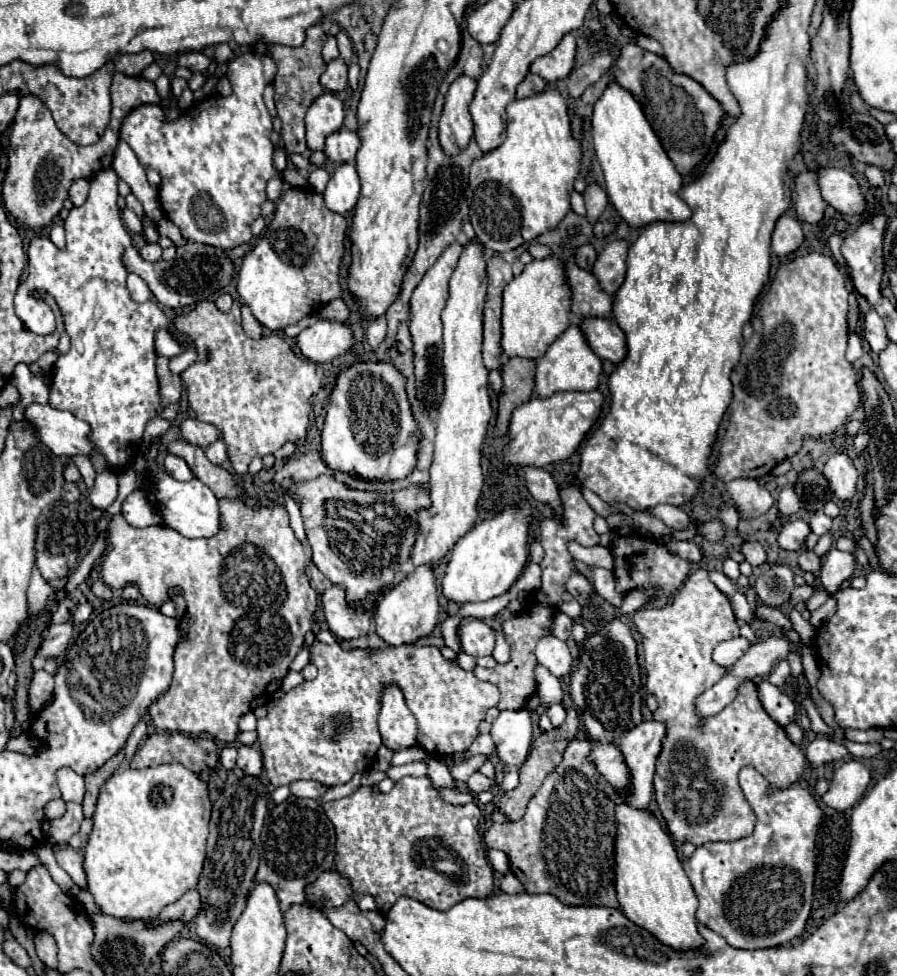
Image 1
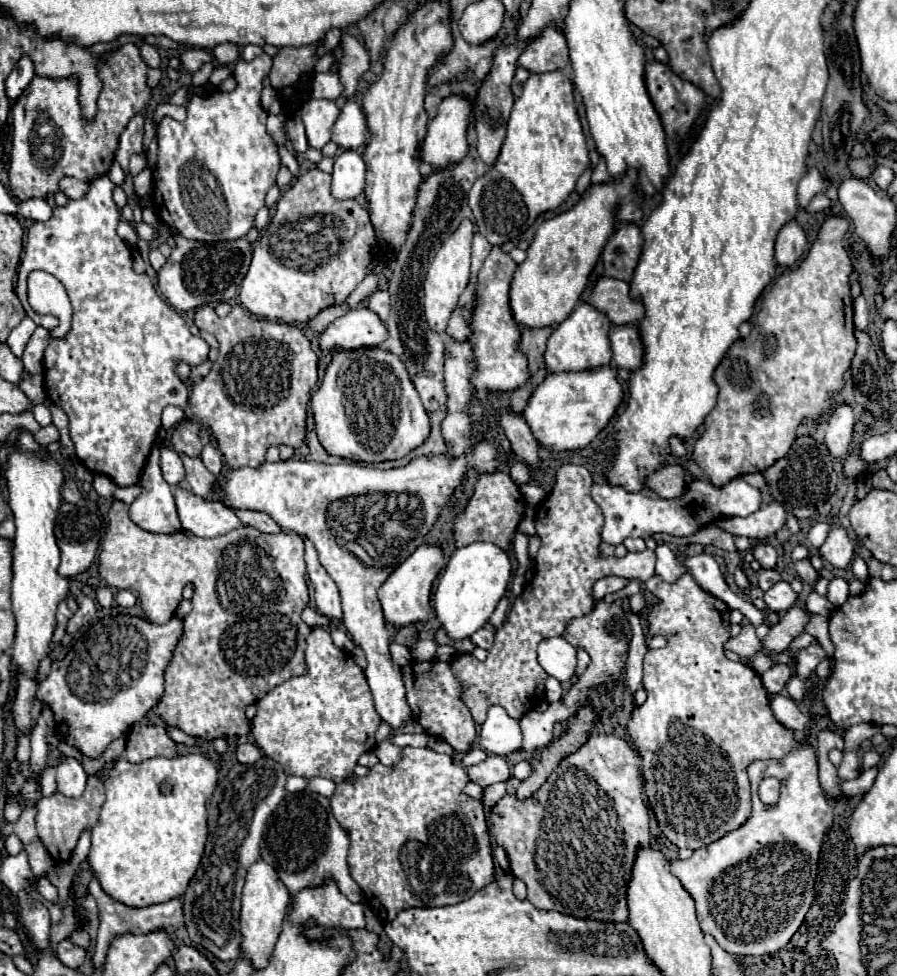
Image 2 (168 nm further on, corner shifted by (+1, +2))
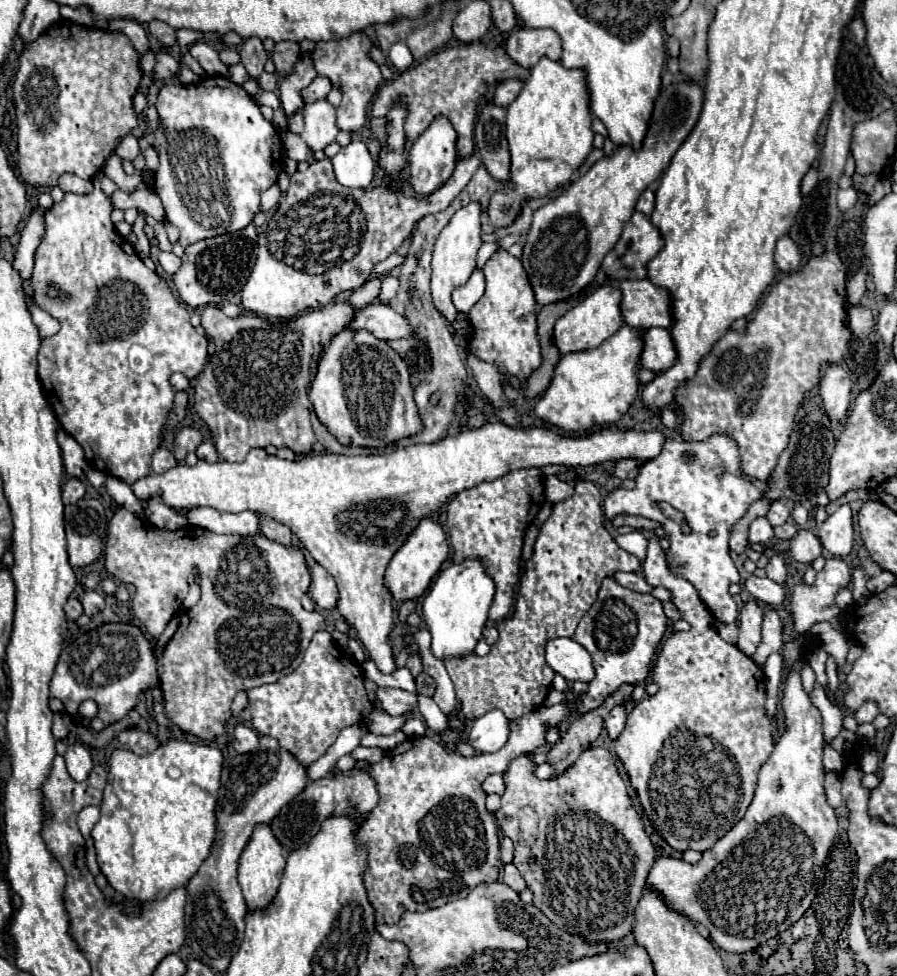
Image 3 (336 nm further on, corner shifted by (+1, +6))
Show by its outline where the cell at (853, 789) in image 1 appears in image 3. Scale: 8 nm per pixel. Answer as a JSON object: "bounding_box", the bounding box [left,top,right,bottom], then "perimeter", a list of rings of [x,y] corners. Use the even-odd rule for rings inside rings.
{"bounding_box":[854,701,878,723],"perimeter":[[[864,701],[862,707],[854,713],[858,723],[872,723],[876,715],[878,715],[878,703],[876,701]]]}

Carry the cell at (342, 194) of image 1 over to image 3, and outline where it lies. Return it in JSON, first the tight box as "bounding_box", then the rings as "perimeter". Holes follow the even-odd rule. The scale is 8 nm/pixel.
{"bounding_box":[332,141,374,187],"perimeter":[[[350,141],[332,159],[336,179],[344,187],[368,187],[374,177],[374,159],[362,141]]]}

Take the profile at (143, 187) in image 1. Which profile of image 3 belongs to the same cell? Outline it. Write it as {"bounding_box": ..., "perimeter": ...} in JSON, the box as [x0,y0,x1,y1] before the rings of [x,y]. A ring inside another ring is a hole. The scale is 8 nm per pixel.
{"bounding_box":[116,135,140,161],"perimeter":[[[126,135],[120,139],[118,147],[116,147],[116,155],[120,159],[128,159],[128,161],[134,161],[138,155],[140,155],[140,149],[138,149],[138,139],[134,135]]]}

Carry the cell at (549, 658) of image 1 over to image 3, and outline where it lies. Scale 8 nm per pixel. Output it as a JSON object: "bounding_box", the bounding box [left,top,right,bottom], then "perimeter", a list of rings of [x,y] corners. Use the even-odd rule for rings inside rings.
{"bounding_box":[546,639,594,683],"perimeter":[[[550,639],[546,645],[546,661],[566,681],[590,683],[594,679],[590,653],[574,639]]]}

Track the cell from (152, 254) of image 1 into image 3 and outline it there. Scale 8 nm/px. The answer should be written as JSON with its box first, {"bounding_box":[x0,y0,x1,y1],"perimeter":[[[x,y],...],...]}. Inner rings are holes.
{"bounding_box":[158,253,182,275],"perimeter":[[[160,253],[158,261],[160,261],[160,265],[164,267],[164,271],[166,271],[168,275],[174,275],[174,273],[180,269],[180,265],[182,265],[182,259],[176,257],[174,253]]]}

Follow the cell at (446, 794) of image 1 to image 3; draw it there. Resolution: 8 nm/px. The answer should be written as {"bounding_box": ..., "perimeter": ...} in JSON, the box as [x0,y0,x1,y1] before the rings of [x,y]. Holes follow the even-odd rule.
{"bounding_box":[484,775,506,795],"perimeter":[[[490,775],[486,781],[484,781],[484,791],[490,795],[490,793],[496,793],[496,795],[502,795],[504,789],[506,789],[506,783],[504,783],[504,775]]]}

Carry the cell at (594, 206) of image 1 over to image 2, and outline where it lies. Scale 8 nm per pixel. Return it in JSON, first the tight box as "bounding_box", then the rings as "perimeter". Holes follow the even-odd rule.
{"bounding_box":[592,159,612,185],"perimeter":[[[600,159],[598,165],[596,165],[596,169],[594,169],[594,173],[592,173],[592,185],[598,185],[598,183],[610,183],[610,181],[612,181],[612,177],[610,177],[608,171],[606,171],[604,159]]]}

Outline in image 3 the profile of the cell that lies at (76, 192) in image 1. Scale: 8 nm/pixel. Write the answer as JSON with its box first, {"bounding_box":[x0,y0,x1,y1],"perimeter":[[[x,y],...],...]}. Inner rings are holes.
{"bounding_box":[58,173,94,195],"perimeter":[[[70,173],[62,175],[60,181],[58,181],[58,185],[60,185],[60,189],[62,189],[64,193],[78,193],[78,195],[90,193],[90,191],[94,189],[94,187],[92,187],[92,181],[86,181],[86,179],[82,179],[82,177],[78,177],[78,175],[70,175]]]}

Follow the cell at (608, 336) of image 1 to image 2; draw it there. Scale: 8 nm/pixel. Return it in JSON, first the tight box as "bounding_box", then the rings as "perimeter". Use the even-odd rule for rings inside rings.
{"bounding_box":[608,325,642,369],"perimeter":[[[614,325],[608,333],[614,363],[622,369],[638,369],[642,365],[642,343],[632,325]]]}

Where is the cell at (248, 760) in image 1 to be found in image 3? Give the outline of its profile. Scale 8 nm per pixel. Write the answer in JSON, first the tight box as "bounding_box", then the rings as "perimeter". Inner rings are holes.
{"bounding_box":[234,723,258,753],"perimeter":[[[238,723],[234,727],[234,749],[238,753],[250,753],[250,751],[256,751],[258,749],[258,733],[244,725],[244,723]]]}

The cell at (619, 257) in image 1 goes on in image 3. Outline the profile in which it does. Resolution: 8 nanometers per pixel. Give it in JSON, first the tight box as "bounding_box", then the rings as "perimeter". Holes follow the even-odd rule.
{"bounding_box":[602,213,664,279],"perimeter":[[[634,213],[626,223],[622,237],[614,249],[604,257],[602,269],[610,279],[644,279],[646,265],[664,247],[664,239],[650,217],[644,213]]]}

